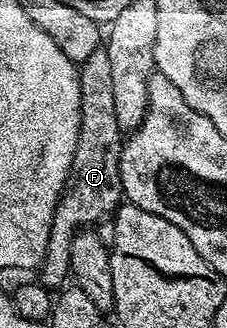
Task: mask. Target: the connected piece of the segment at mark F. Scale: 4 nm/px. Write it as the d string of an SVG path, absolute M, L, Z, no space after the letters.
M99 48L88 59L80 62L79 76L81 118L75 155L71 159L65 190L61 193L61 200L57 202L53 226L49 232L49 245L45 248L45 258L39 266L40 284L50 291L64 286L70 276L69 256L75 234L82 232L86 227L104 222L117 212L118 205L123 201L121 191L123 130L119 127L119 119L115 115L115 87L111 83L111 59L108 52L104 48Z

